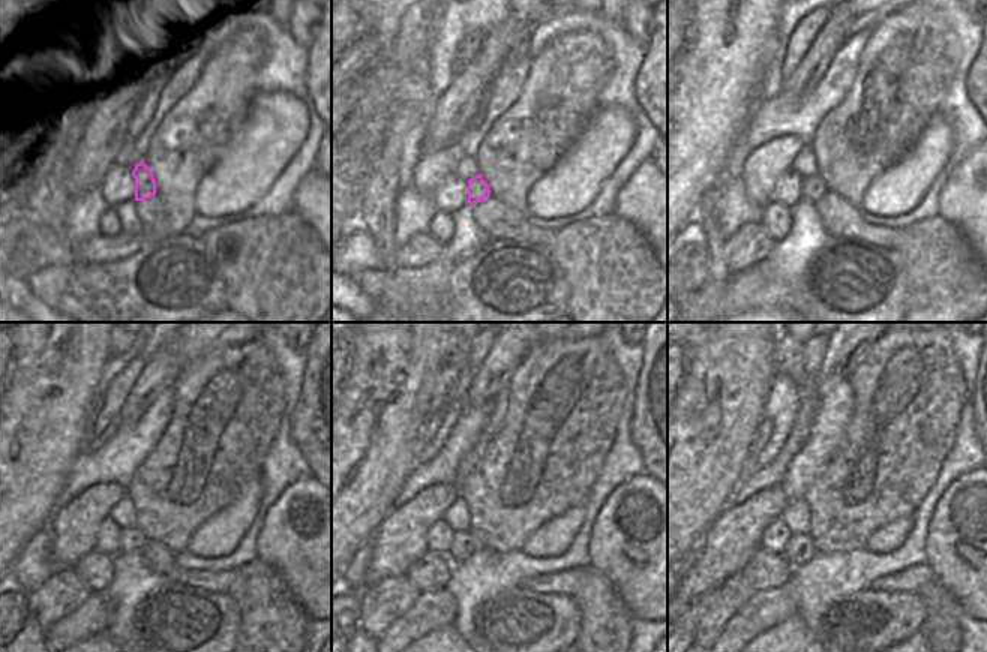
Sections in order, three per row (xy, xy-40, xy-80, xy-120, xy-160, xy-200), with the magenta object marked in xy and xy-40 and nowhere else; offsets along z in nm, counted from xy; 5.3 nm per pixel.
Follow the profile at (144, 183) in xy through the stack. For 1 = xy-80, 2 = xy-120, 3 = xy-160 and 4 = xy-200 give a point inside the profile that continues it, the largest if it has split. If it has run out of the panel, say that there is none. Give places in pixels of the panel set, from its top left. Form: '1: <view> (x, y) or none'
1: xy-80 (812, 188)
2: xy-120 (131, 540)
3: xy-160 (464, 544)
4: xy-200 (798, 550)

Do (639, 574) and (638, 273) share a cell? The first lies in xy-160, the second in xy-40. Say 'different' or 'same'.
different

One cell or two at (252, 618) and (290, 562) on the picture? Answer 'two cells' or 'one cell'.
two cells

